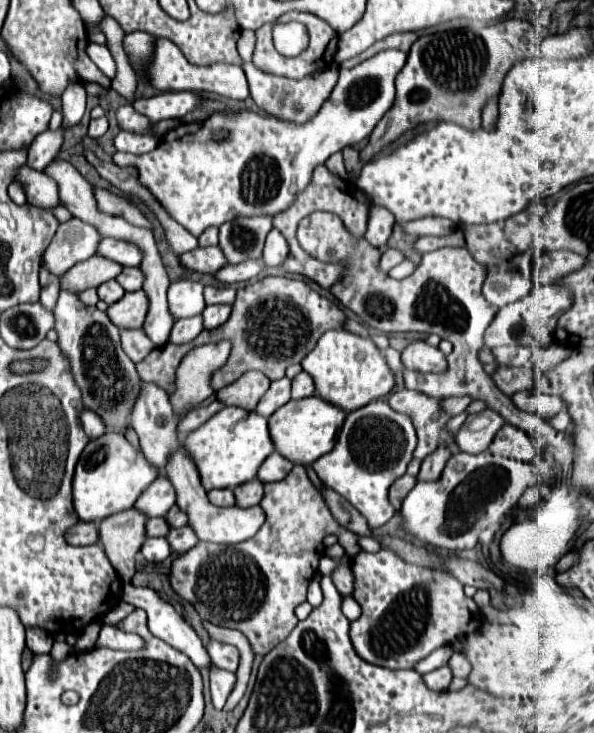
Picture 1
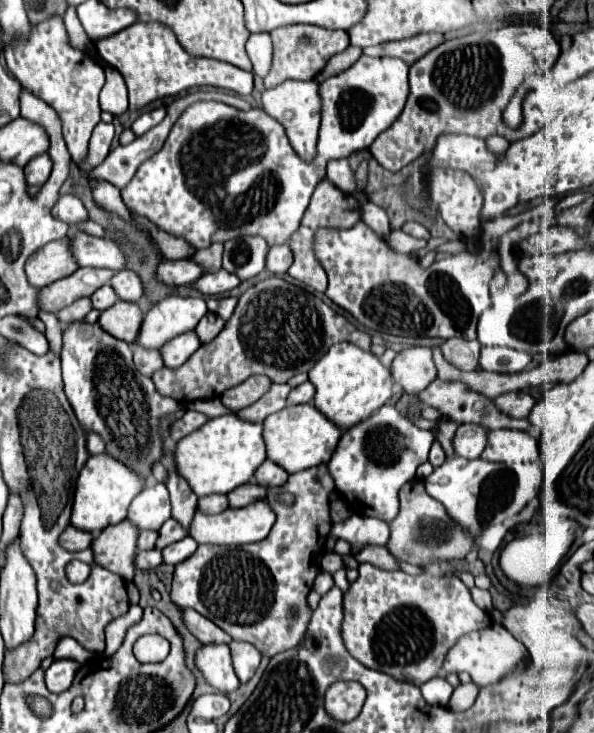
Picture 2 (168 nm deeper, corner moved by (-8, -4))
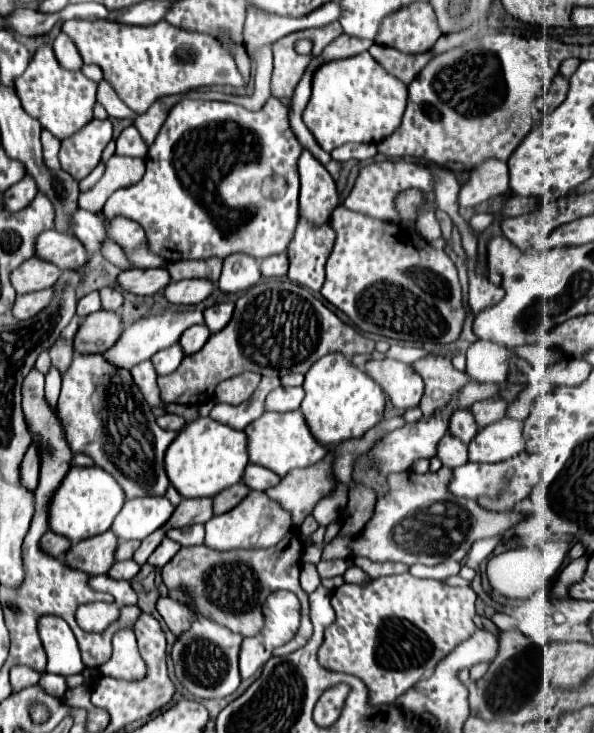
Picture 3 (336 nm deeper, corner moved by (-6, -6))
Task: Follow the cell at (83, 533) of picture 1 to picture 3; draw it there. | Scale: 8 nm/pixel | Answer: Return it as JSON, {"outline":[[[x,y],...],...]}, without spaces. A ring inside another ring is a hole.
{"outline":[[[46,532],[46,534],[42,536],[40,546],[42,546],[42,550],[44,550],[46,554],[50,554],[50,556],[54,556],[54,558],[60,558],[60,556],[66,552],[66,548],[70,548],[70,542],[68,542],[66,538],[54,534],[54,532]]]}

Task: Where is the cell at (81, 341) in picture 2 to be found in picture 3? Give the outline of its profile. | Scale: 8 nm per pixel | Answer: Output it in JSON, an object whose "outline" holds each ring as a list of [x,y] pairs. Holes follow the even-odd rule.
{"outline":[[[74,352],[72,366],[62,376],[62,392],[58,400],[58,418],[62,418],[62,428],[66,430],[66,442],[70,442],[70,450],[74,454],[86,454],[94,460],[94,464],[102,466],[114,480],[122,486],[126,498],[138,498],[138,496],[158,496],[166,494],[170,482],[164,470],[164,452],[170,446],[170,442],[176,438],[176,432],[162,430],[156,424],[156,416],[152,414],[150,406],[142,398],[142,392],[132,382],[132,376],[128,370],[110,366],[100,354],[82,356]]]}

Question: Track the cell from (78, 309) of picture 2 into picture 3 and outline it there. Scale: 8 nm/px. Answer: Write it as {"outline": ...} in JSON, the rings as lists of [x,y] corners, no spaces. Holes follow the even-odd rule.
{"outline":[[[56,342],[50,348],[50,358],[52,358],[52,366],[58,366],[58,372],[64,374],[70,368],[70,358],[72,358],[74,350],[72,350],[72,342]]]}

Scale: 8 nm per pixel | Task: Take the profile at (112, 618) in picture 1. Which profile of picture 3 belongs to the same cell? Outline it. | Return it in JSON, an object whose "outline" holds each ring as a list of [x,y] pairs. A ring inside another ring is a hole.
{"outline":[[[132,628],[120,630],[114,640],[114,654],[110,658],[110,662],[106,662],[102,666],[102,674],[104,676],[114,676],[114,678],[122,678],[122,680],[138,680],[144,678],[146,674],[146,664],[138,652],[136,646],[136,636]]]}

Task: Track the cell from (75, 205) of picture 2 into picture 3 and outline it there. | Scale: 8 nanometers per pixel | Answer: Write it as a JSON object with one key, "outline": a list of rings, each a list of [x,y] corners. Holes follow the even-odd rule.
{"outline":[[[78,210],[72,216],[72,230],[76,238],[86,246],[88,254],[100,252],[104,240],[108,238],[104,222],[98,218],[98,214],[88,212],[88,210]]]}

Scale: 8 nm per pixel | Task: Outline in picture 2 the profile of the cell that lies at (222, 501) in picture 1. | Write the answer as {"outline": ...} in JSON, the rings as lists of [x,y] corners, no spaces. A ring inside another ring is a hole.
{"outline":[[[218,494],[204,496],[204,498],[198,498],[198,508],[202,512],[208,512],[208,514],[224,512],[228,508],[228,498],[226,496],[218,496]]]}

